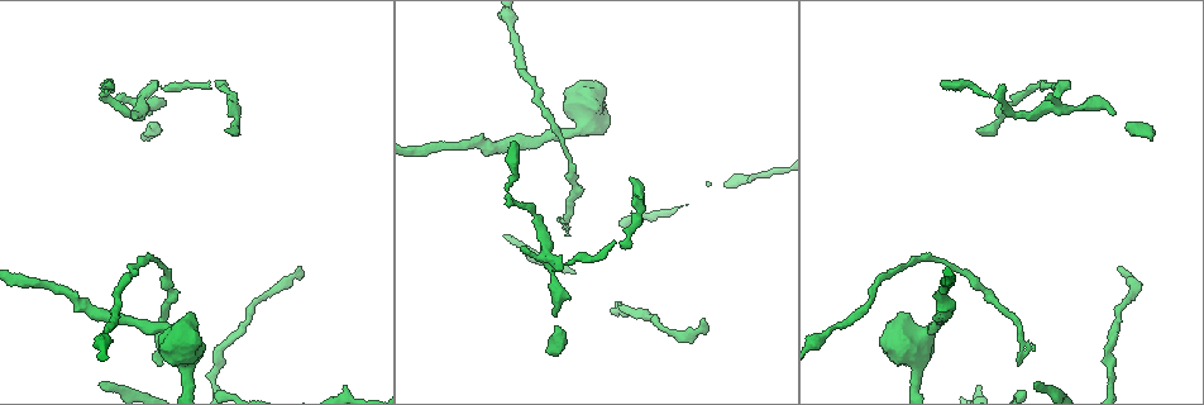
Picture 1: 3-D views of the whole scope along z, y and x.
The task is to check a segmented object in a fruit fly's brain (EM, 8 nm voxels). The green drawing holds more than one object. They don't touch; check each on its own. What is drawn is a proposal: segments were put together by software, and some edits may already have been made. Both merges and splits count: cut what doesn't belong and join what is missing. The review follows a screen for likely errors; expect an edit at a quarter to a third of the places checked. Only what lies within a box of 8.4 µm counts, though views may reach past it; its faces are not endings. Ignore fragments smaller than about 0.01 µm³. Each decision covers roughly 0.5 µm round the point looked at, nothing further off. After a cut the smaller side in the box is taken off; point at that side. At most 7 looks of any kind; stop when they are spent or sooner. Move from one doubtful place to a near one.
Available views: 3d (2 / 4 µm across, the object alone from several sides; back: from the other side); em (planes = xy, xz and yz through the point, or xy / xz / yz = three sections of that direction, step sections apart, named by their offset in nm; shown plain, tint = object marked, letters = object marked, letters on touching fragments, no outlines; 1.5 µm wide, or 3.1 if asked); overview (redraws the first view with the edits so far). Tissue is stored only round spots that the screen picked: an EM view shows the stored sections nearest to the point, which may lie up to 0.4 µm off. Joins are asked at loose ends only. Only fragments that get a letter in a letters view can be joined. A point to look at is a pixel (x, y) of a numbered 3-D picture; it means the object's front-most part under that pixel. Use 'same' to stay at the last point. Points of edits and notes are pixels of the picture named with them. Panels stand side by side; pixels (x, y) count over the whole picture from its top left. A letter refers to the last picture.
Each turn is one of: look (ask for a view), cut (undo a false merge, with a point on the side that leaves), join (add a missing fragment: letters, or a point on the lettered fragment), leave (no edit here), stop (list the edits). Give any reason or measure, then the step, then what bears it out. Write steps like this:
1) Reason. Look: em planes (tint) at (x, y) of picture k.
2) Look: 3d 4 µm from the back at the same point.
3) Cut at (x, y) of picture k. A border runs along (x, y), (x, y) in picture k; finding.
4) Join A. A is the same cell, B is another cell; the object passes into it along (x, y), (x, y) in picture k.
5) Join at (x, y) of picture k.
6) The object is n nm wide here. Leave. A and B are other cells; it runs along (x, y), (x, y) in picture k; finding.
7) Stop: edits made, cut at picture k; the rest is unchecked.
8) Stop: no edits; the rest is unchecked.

Look: em planes (letters) at (160, 363) of picture 1.

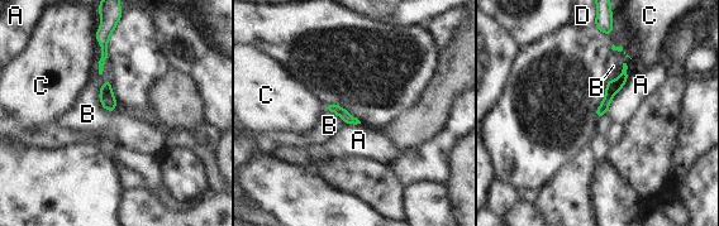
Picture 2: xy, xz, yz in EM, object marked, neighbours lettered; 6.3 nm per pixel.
The object is 70 nm wide here. Join B. B is the same cell, A, C and D are other cells; the object passes into it along (108, 101), (99, 97), (87, 114) in picture 2; it goes on there.

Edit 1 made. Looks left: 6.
Thin end. Look: em planes (plain) at (1118, 266) of picture 1.

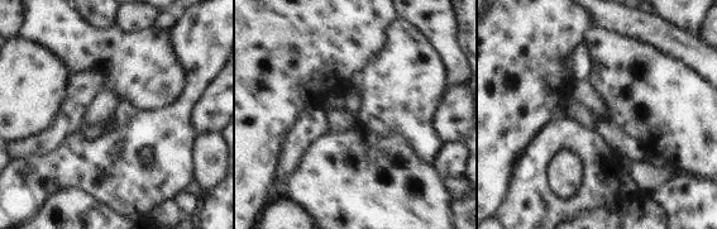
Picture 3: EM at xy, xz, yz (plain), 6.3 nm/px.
See the neighbours. Look: em planes (letters) at the same point.

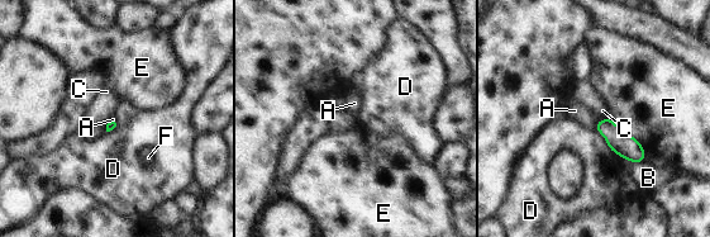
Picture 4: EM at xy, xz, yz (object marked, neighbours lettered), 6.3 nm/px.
Leave. A, B, C, D, E and F are other cells; none of them fits.

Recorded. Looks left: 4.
Look: 3d 4 µm at (1049, 98) of picture 1.

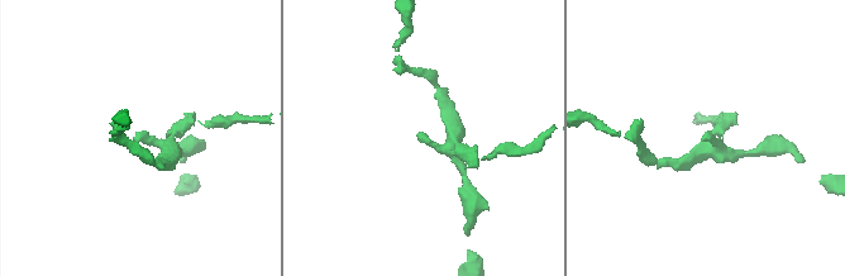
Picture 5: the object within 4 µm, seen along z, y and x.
Now the EM. Look: em planes (letters) at (419, 136) of picture 5.

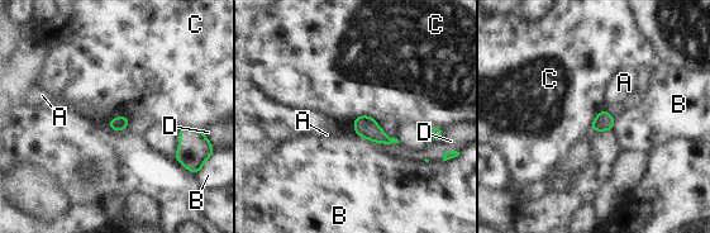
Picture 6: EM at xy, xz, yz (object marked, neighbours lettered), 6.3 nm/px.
The object is 90 nm wide here. Leave. A, B, C and D are other cells; a border runs along (604, 108), (594, 119), (591, 131) in picture 6; none of them fits.

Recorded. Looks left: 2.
Stop: edits made, join at picture 2; the rest is unchecked.

